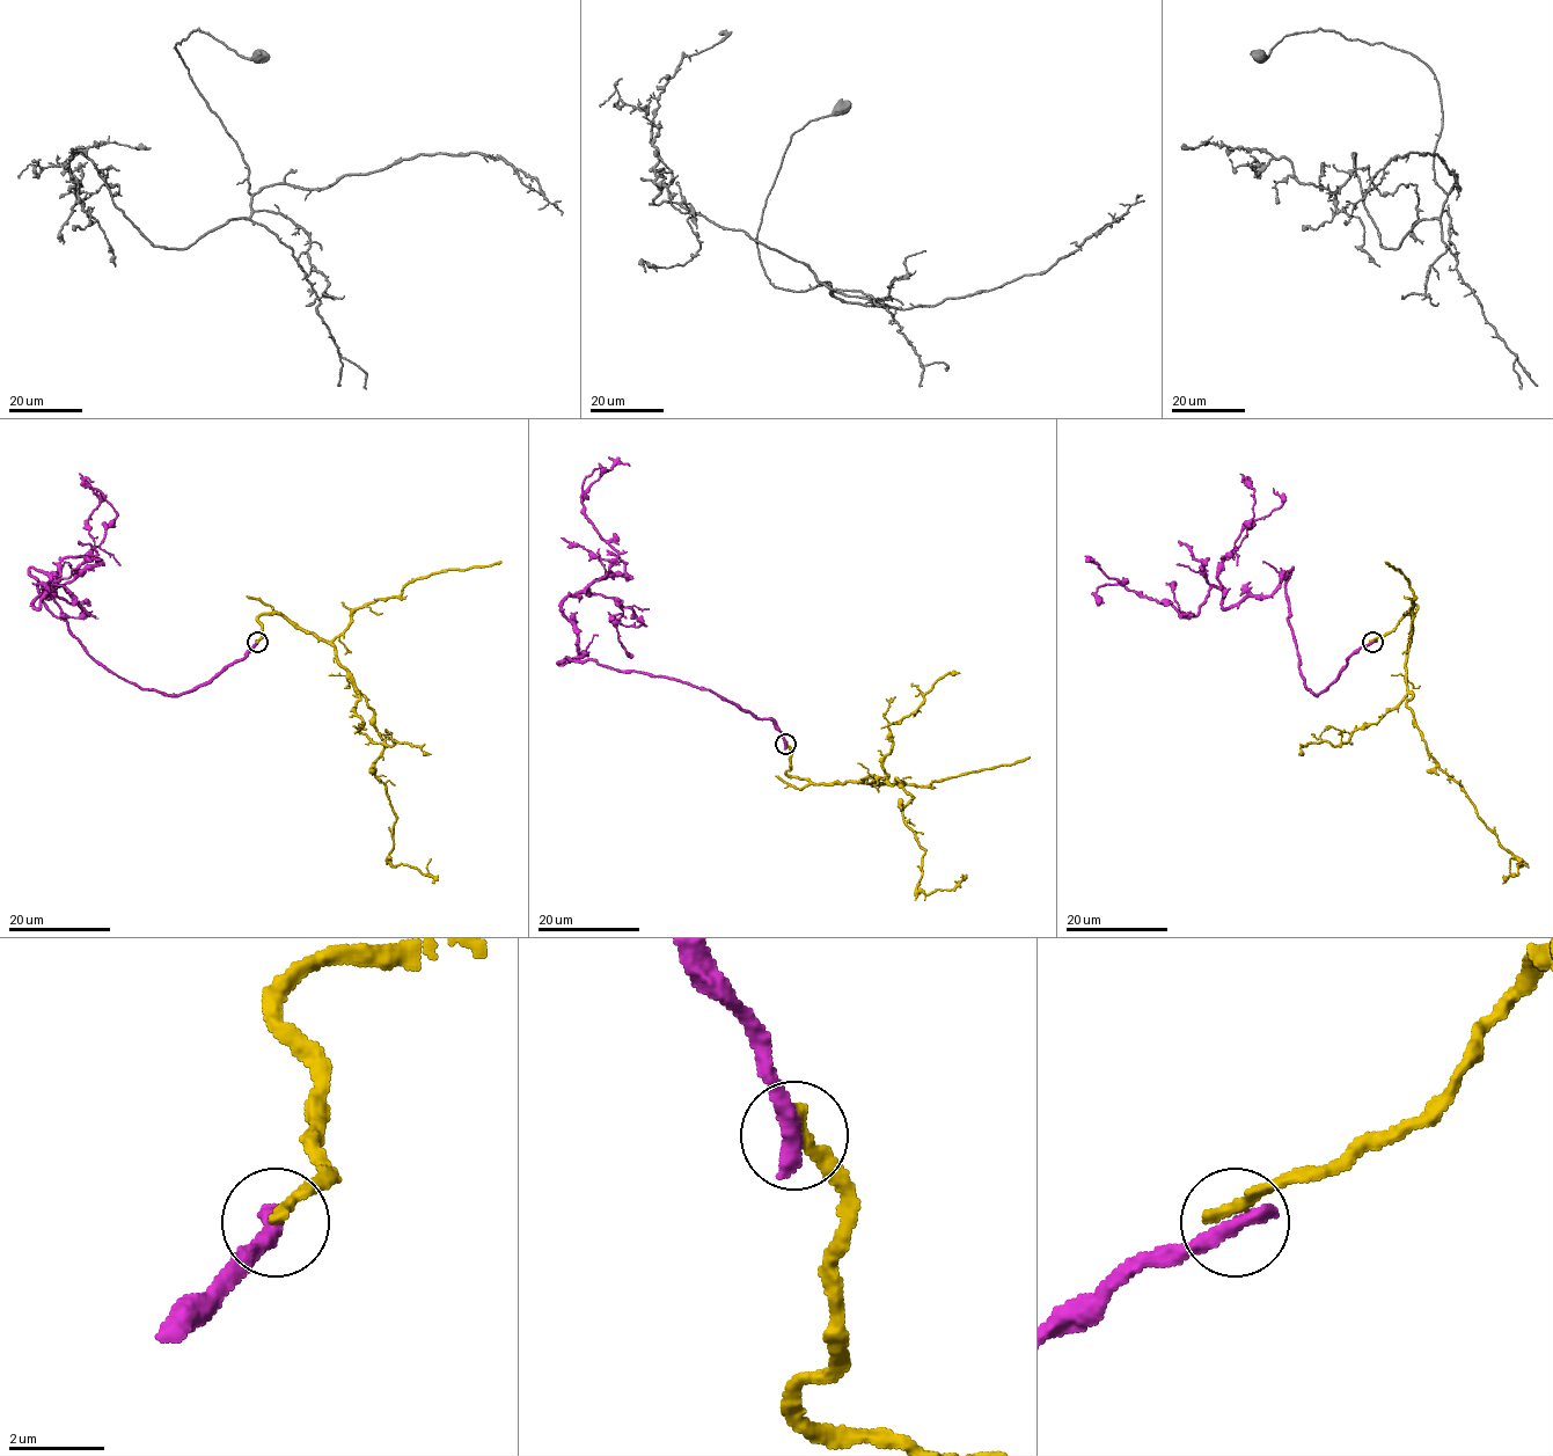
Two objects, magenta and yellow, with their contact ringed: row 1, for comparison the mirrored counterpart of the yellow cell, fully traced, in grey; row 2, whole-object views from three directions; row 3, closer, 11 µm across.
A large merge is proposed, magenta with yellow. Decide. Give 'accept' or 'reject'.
reject

